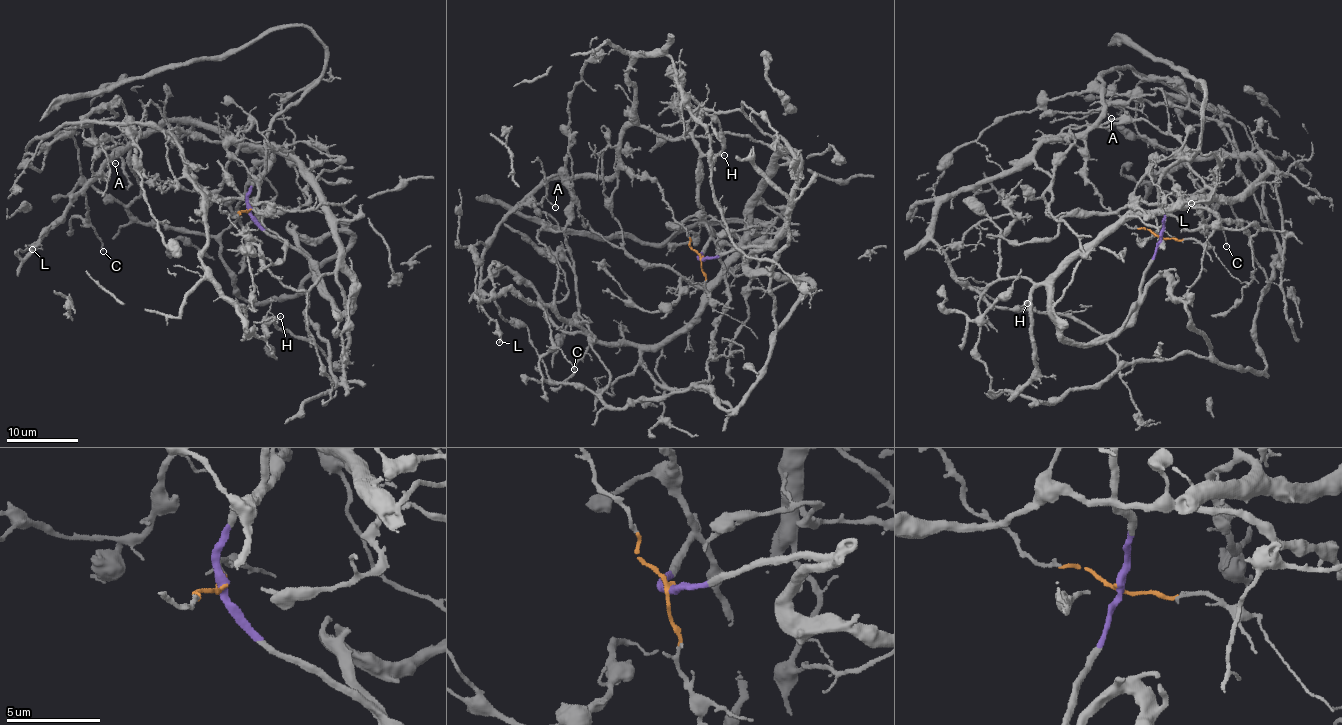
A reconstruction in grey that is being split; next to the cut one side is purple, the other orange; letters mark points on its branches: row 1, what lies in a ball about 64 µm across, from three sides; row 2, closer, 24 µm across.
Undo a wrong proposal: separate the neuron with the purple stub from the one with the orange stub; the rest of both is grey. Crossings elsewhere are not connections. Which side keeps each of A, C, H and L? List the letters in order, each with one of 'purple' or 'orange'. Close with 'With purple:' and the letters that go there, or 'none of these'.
A: orange
C: purple
H: orange
L: purple
With purple: C, L

